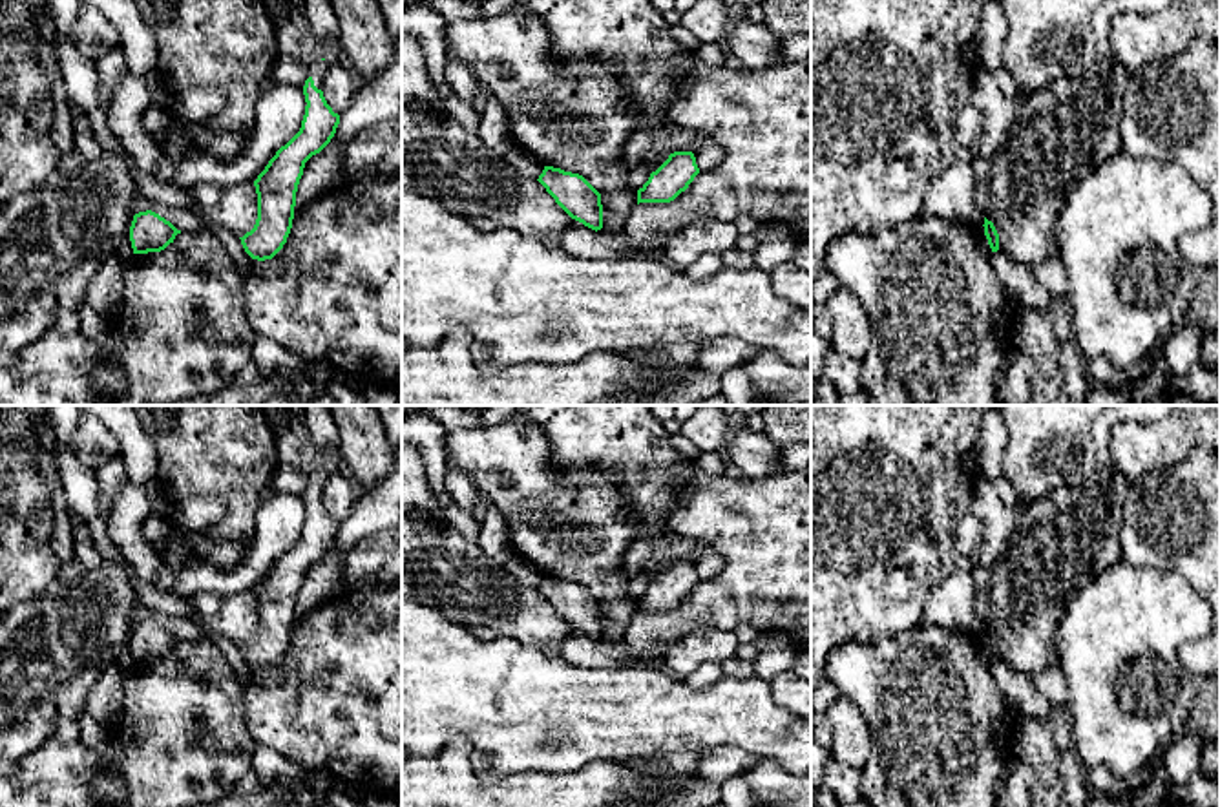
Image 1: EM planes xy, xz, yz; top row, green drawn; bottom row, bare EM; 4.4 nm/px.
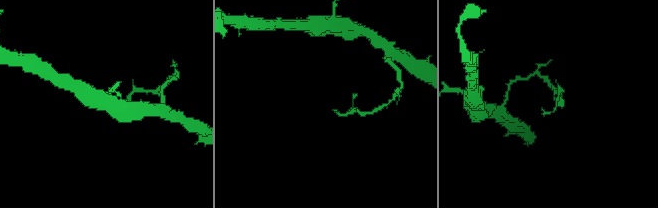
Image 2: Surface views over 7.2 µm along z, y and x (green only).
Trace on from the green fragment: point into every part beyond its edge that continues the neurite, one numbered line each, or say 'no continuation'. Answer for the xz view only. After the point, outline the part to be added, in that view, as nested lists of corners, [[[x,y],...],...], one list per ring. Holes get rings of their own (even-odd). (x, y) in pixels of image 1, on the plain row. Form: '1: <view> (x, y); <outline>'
no continuation

